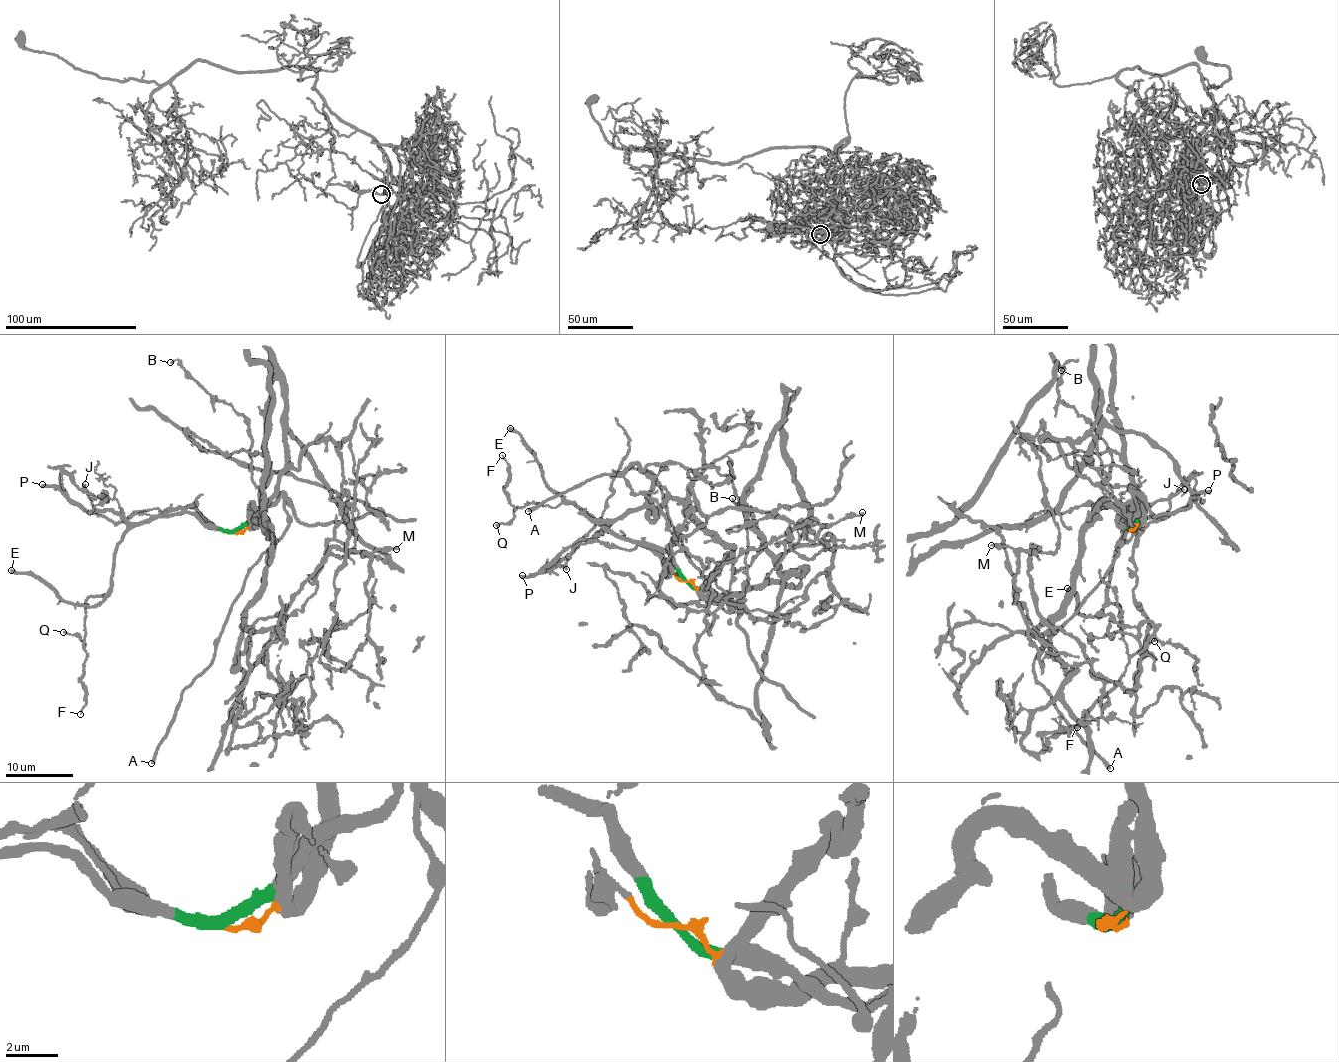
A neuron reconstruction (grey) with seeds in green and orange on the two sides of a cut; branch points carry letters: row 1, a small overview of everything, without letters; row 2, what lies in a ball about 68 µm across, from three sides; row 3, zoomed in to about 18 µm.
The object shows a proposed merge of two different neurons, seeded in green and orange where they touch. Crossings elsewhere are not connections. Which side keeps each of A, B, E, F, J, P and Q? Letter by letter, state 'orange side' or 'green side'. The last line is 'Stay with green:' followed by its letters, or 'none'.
A: green side
B: orange side
E: green side
F: green side
J: orange side
P: green side
Q: green side
Stay with green: A, E, F, P, Q

